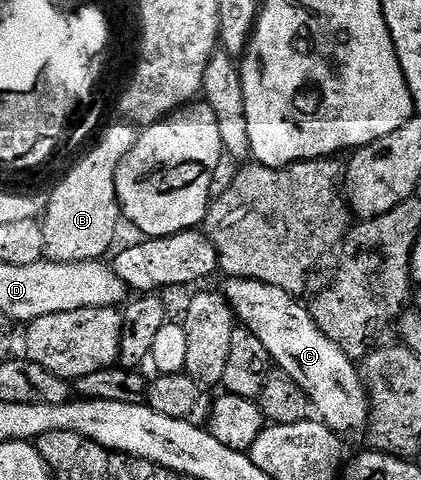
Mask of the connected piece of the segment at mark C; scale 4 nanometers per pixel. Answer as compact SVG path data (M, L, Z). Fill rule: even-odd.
M228 278L226 282L227 284L221 287L221 291L231 304L236 320L260 338L265 349L269 349L272 364L278 370L289 373L289 377L293 377L293 381L297 381L297 385L305 389L305 393L311 399L314 414L332 431L341 435L364 430L370 420L370 395L362 372L356 362L349 358L339 345L333 345L333 341L329 341L325 333L321 333L321 329L313 321L310 310L304 304L302 307L296 296L290 295L285 289L277 289L277 285L265 285L261 281L252 279Z

